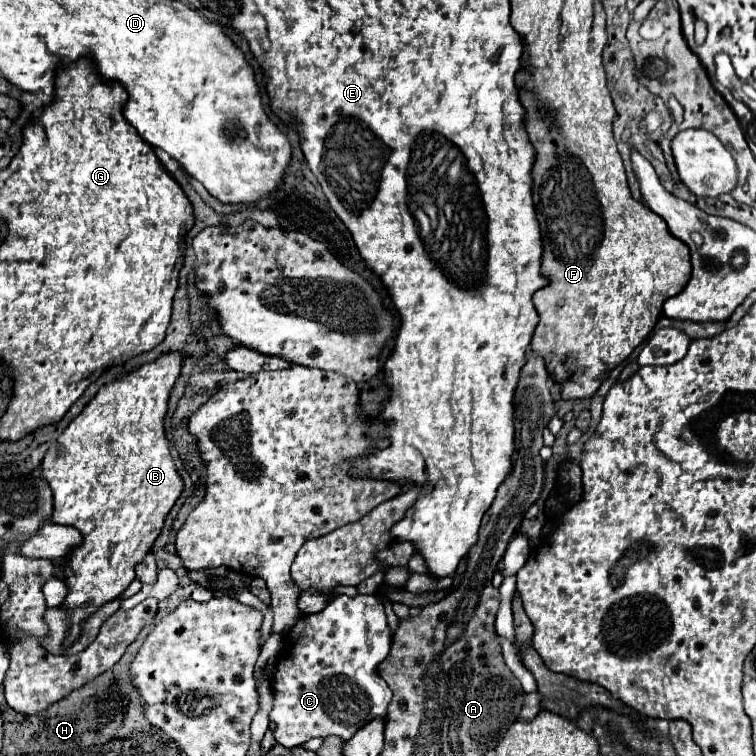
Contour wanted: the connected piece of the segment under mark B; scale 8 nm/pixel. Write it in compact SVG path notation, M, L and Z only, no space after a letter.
M170 351L170 353L164 353L164 355L160 355L158 359L154 359L152 363L146 363L146 365L140 365L138 369L134 369L134 371L130 371L130 373L124 373L122 377L118 377L118 379L114 379L114 381L110 381L110 383L106 383L104 387L100 387L100 391L96 393L96 397L84 407L84 411L64 429L64 433L56 439L56 445L52 445L48 451L46 451L46 455L44 455L44 461L42 461L42 475L44 475L44 479L50 483L50 487L52 487L52 493L54 493L54 517L52 517L52 521L54 523L60 523L60 525L72 525L72 527L76 527L76 529L80 529L80 533L82 533L82 537L84 537L84 541L82 541L82 545L78 545L72 553L70 553L70 557L68 557L68 567L66 567L66 583L68 583L68 599L66 599L66 603L62 603L62 605L66 605L66 607L72 607L72 621L74 621L74 627L72 627L72 637L76 639L76 635L80 633L80 619L84 619L84 615L92 615L92 611L96 611L96 607L102 607L104 603L108 603L108 599L114 599L116 595L120 595L132 581L134 581L134 567L136 567L136 563L140 563L142 559L144 559L144 555L152 549L152 545L154 545L154 541L156 541L156 537L160 535L160 531L162 531L162 527L164 527L164 521L166 521L166 517L168 517L168 513L170 513L170 509L174 507L174 503L178 501L178 497L182 495L182 491L184 491L184 481L182 481L182 477L178 475L178 471L176 471L176 465L174 465L174 459L172 459L172 455L170 455L170 443L168 443L168 439L166 439L166 433L164 433L164 417L166 417L166 411L168 411L168 399L170 399L170 393L172 393L172 389L174 389L174 383L176 383L176 379L180 377L180 371L182 371L182 365L184 365L184 359L186 359L186 355L184 353L180 353L180 351Z

